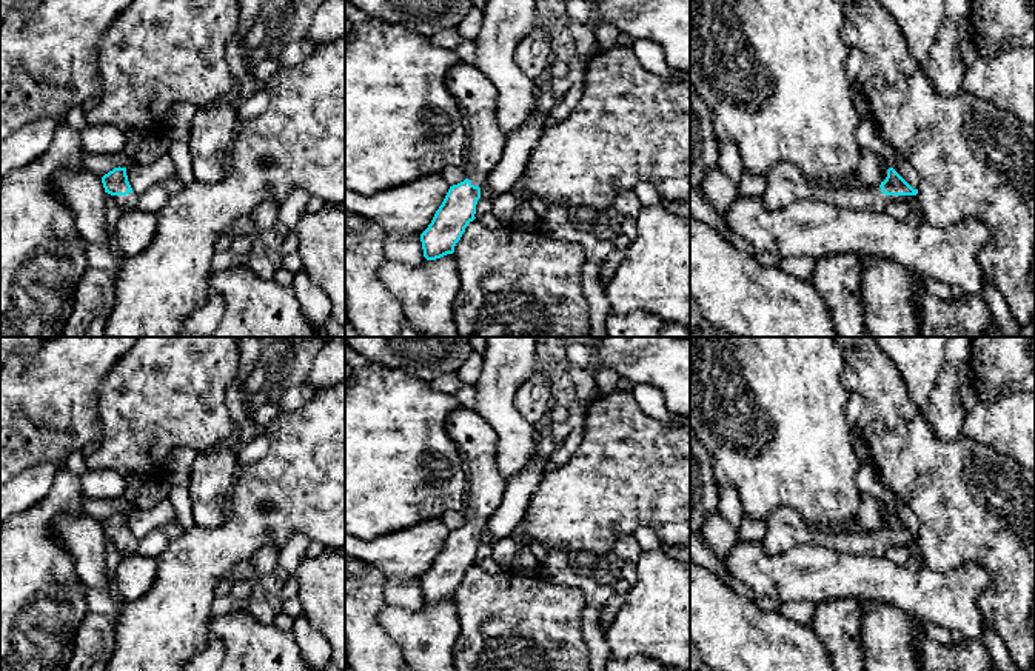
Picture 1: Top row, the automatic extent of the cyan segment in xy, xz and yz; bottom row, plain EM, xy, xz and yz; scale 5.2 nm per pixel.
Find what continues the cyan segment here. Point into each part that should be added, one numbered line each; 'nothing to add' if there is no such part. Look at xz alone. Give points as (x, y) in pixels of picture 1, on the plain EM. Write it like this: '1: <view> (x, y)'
1: xz (467, 428)

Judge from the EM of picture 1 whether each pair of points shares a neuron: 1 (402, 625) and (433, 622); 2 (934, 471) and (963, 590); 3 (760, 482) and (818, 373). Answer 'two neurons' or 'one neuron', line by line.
1: one neuron
2: two neurons
3: one neuron

